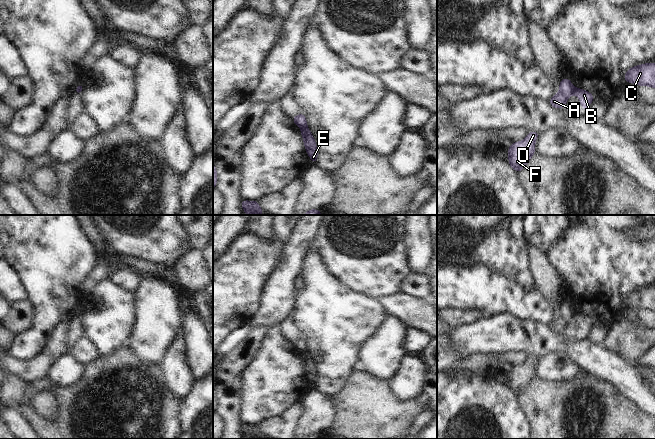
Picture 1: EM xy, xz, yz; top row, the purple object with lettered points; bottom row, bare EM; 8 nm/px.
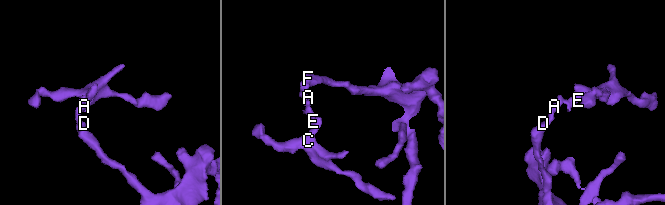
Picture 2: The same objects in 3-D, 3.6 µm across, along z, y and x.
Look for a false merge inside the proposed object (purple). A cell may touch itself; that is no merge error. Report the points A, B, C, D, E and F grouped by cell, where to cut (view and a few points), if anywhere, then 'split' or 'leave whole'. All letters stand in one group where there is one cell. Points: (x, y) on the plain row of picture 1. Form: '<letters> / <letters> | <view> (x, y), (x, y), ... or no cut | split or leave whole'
A D F / B C E | xz (300, 350), (306, 351) | split

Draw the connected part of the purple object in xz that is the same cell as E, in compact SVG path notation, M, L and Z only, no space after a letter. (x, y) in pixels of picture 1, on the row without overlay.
M300 351L301 358L304 364L305 373L312 385L312 387L316 388L318 376L316 372L315 363L311 358L311 355L307 351Z

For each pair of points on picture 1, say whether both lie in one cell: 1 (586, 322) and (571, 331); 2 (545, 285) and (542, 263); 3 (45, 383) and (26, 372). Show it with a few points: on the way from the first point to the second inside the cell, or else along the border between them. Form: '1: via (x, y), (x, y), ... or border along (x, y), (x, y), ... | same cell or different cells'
1: via (582, 324), (575, 329) | same cell
2: via (545, 280), (542, 268) | same cell
3: border along (46, 374), (29, 384) | different cells

